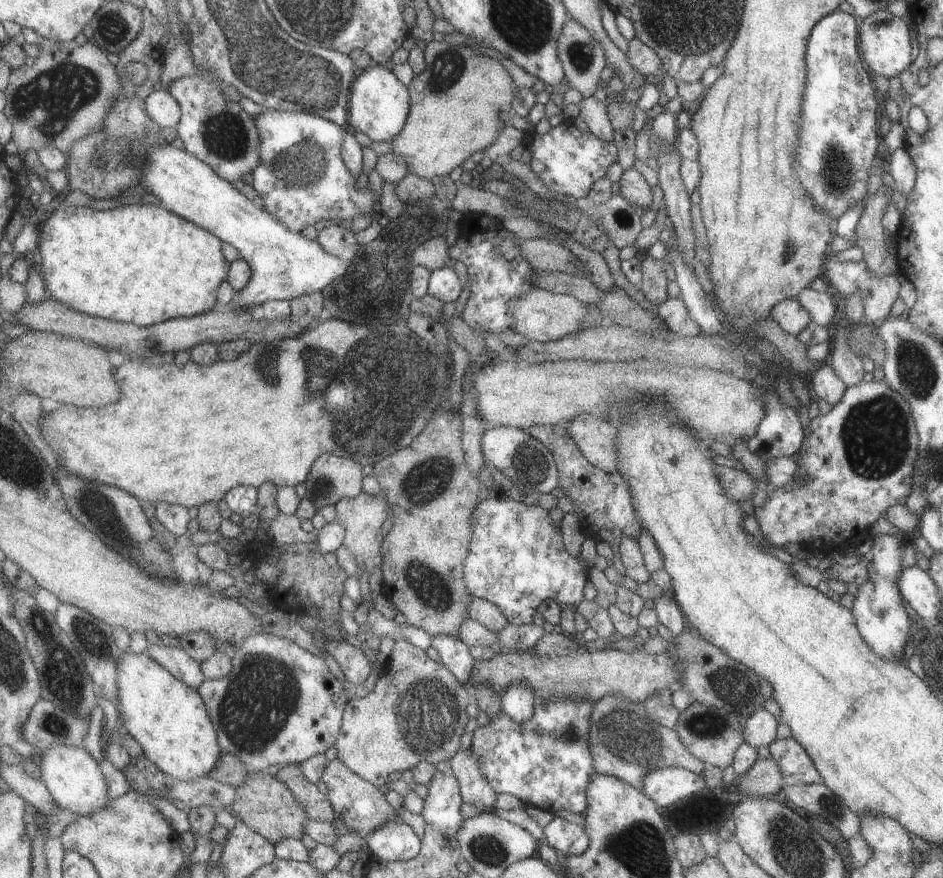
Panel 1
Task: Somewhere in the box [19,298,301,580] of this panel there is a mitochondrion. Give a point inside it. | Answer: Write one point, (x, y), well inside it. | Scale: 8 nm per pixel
(103, 512)

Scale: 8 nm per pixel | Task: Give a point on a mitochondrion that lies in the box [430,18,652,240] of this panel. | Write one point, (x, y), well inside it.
(579, 54)

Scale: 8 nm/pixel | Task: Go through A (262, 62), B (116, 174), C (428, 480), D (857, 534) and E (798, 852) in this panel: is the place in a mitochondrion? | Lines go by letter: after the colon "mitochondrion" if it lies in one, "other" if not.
A: mitochondrion
B: mitochondrion
C: mitochondrion
D: other
E: mitochondrion

